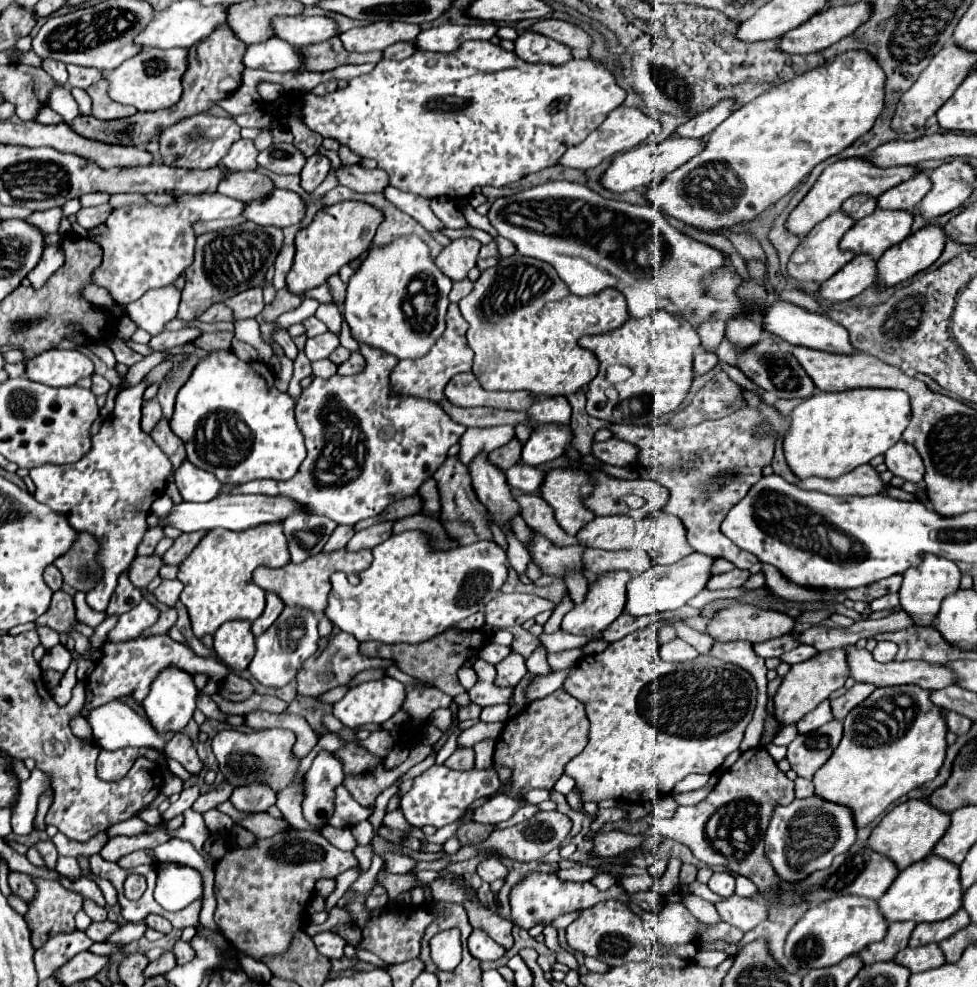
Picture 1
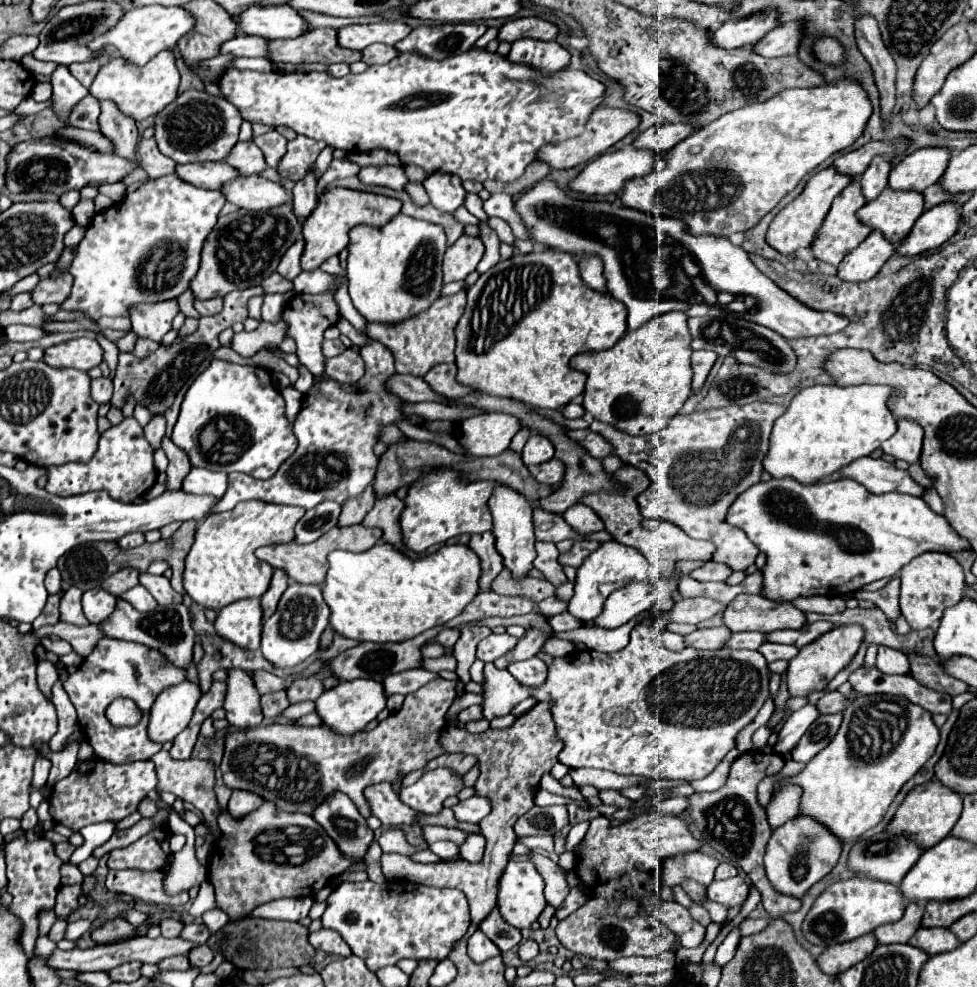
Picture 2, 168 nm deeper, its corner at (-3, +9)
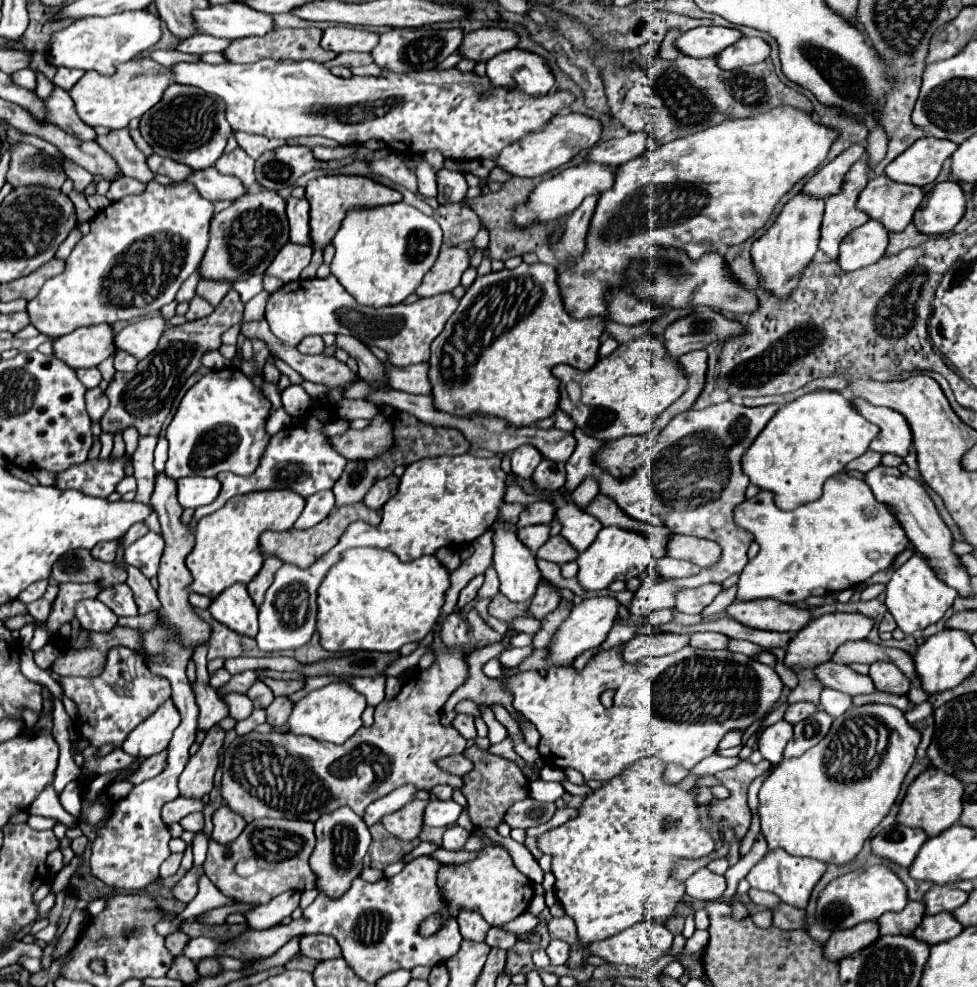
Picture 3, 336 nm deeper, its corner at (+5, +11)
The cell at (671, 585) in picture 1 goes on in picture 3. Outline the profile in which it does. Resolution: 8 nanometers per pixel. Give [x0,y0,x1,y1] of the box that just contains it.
[548,596,620,666]

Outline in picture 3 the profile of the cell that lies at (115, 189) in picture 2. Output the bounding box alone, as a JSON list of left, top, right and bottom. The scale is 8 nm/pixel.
[106,176,144,202]

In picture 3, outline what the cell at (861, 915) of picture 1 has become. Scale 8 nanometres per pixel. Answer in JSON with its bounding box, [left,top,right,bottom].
[816,866,908,932]

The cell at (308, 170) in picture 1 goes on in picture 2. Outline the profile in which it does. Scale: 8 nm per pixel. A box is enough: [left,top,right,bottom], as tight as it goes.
[292,172,318,222]

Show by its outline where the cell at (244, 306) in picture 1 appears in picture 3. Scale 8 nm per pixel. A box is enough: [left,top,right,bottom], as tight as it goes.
[100,288,244,436]

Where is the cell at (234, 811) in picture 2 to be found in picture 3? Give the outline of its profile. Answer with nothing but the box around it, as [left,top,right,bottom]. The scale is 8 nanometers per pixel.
[212,804,246,844]

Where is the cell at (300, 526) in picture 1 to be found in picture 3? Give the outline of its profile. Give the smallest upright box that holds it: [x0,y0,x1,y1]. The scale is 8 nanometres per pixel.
[294,490,334,530]

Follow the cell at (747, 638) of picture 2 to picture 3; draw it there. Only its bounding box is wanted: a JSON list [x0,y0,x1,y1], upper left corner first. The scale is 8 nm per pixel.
[690,632,730,650]

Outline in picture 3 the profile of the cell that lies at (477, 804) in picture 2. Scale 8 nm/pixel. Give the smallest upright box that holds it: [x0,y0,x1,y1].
[424,800,462,826]

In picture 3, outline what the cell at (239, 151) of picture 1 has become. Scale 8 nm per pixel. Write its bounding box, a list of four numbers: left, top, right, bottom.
[214,148,256,186]

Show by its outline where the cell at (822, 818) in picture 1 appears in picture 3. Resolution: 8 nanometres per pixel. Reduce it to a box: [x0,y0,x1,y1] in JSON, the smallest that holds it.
[746,848,826,908]

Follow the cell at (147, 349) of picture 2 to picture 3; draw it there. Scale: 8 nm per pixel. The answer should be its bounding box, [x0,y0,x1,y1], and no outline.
[114,350,138,372]

